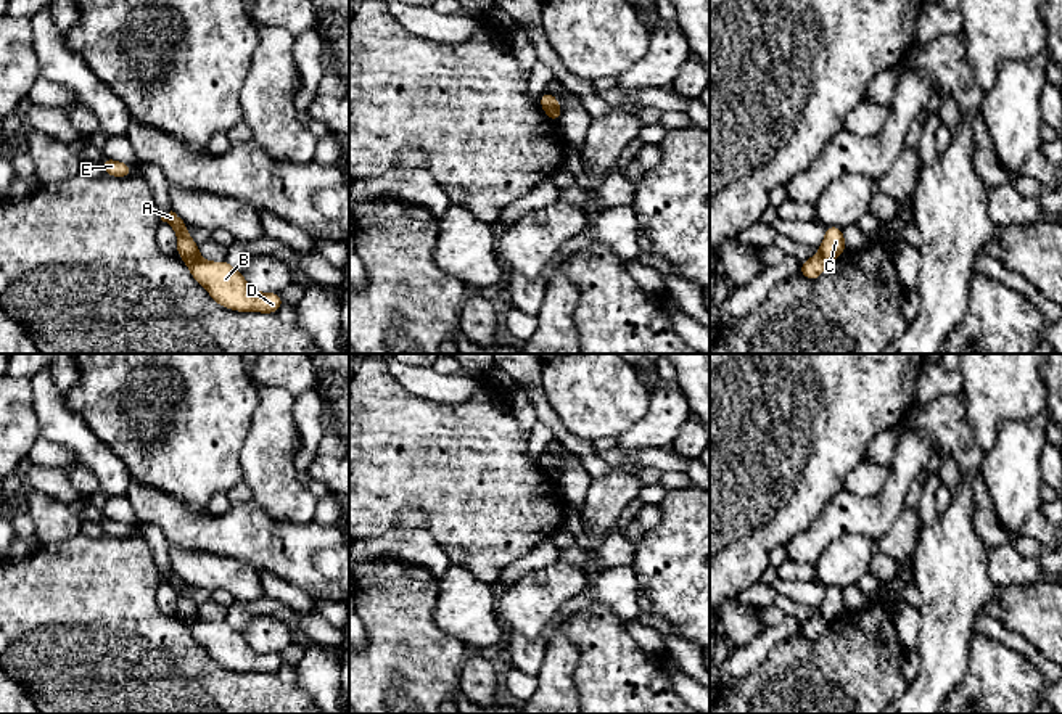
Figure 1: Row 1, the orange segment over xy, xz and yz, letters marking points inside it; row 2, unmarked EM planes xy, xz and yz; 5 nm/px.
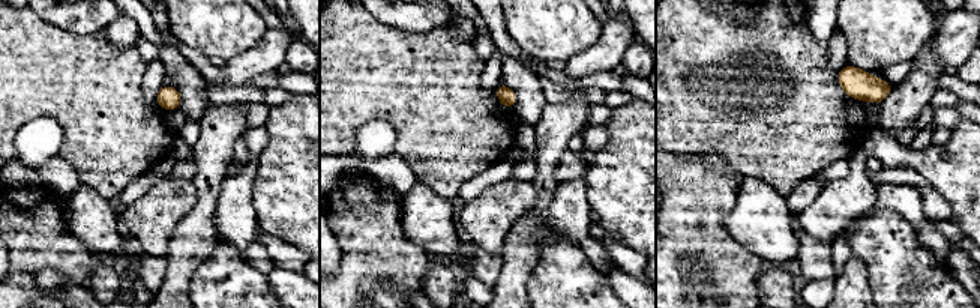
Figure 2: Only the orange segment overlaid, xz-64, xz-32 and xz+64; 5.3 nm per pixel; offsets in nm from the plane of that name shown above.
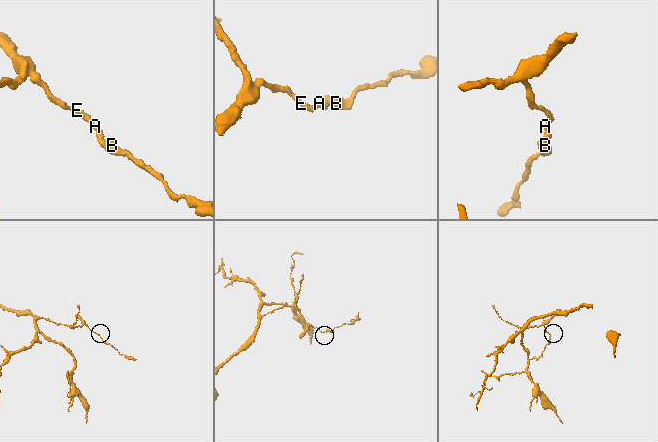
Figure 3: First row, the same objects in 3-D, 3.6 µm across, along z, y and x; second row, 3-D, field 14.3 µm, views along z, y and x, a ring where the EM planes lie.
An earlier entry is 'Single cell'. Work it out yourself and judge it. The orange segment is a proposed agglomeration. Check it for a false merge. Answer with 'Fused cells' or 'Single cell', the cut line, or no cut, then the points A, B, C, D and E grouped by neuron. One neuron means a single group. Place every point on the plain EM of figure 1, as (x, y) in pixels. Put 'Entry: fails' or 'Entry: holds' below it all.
Fused cells. Split along xz (544, 467), (560, 471). Groups: A C E / B D
Entry: fails

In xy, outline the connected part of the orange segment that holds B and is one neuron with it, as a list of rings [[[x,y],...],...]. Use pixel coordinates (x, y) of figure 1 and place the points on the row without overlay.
[[[191,619],[185,624],[191,637],[225,669],[275,674],[283,664],[280,653],[256,653],[227,621]]]

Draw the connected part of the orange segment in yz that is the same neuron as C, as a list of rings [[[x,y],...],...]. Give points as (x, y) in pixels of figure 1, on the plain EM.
[[[835,585],[825,587],[824,601],[819,606],[819,614],[824,618],[824,621],[830,622],[845,611],[846,611],[846,605],[843,601],[843,589],[838,589]]]

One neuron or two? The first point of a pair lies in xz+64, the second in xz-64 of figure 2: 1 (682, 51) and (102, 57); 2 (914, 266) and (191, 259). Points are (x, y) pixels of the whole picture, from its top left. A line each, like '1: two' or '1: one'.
1: one
2: two

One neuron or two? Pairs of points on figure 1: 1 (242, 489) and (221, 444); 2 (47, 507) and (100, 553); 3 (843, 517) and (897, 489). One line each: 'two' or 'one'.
1: two
2: two
3: one

